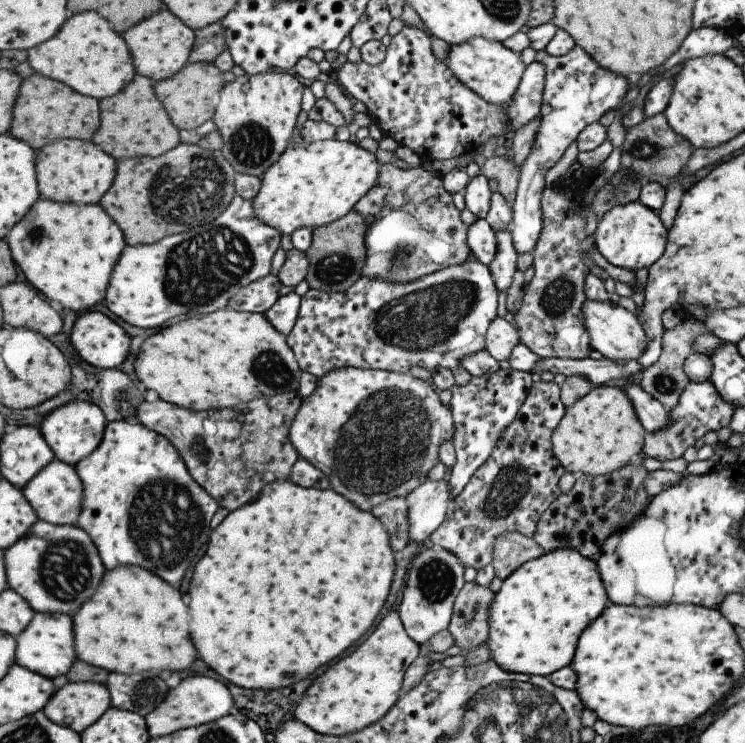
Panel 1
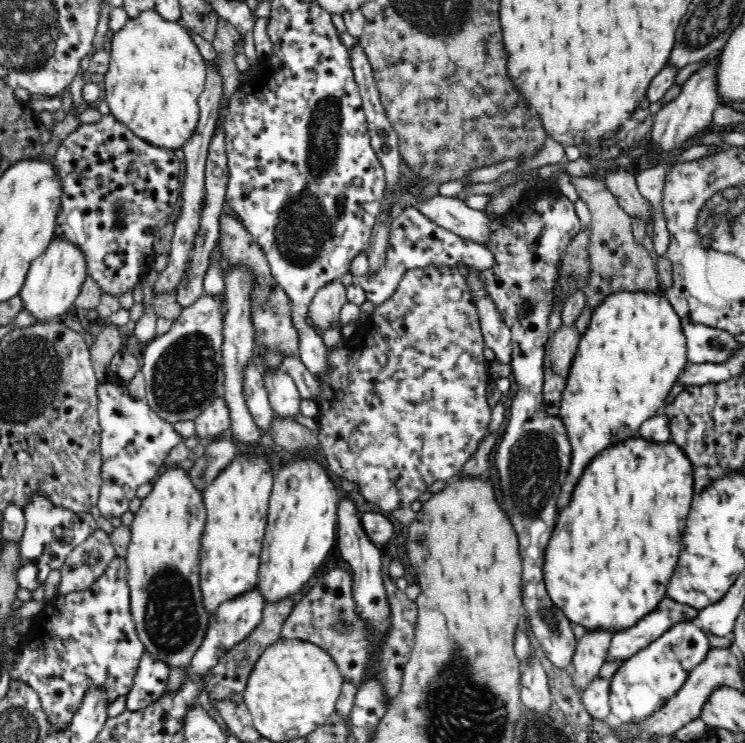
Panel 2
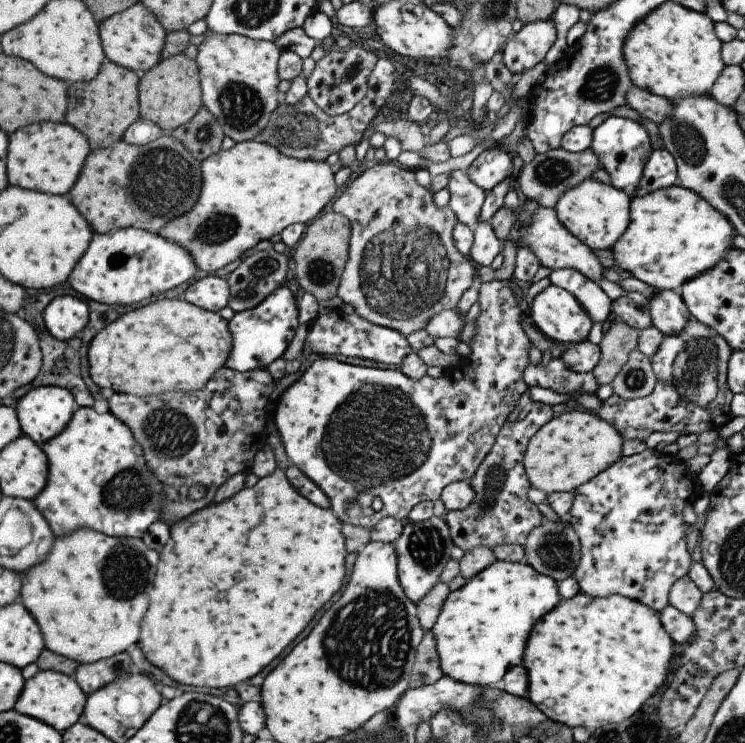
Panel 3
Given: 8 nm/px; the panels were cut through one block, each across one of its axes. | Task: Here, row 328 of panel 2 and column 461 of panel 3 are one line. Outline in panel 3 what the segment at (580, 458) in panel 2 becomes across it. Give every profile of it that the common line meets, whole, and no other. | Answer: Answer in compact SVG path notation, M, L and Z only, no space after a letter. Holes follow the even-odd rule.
M495 560L461 588L449 592L430 629L443 675L467 685L487 686L502 680L513 666L522 666L524 644L531 628L559 602L556 583L553 578L535 572L529 564Z

